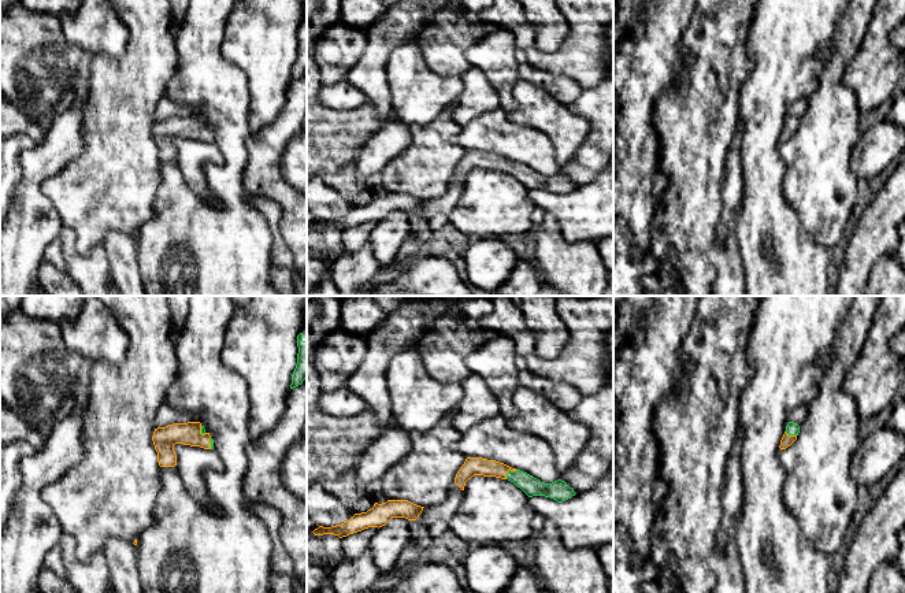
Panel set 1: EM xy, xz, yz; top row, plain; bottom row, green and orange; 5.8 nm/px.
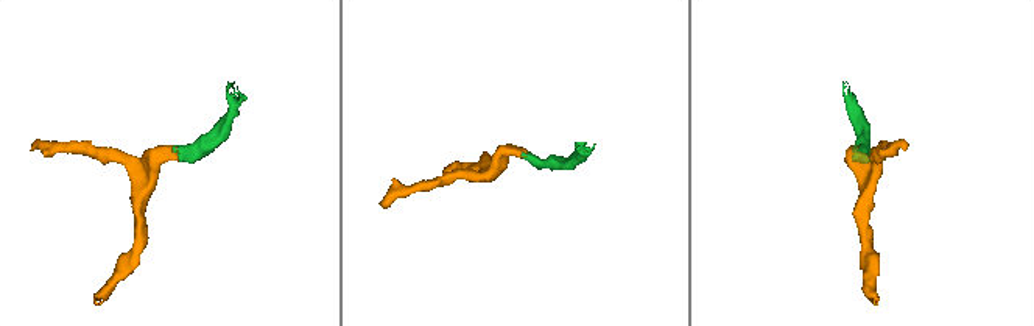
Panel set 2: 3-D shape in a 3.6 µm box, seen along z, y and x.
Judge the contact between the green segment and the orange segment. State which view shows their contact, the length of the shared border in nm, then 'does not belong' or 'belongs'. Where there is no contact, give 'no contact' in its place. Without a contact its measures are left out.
meets green in xz; contact 90 nm long; belongs

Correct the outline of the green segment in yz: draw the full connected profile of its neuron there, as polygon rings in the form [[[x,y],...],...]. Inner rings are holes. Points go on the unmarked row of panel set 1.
[[[789,115],[786,119],[786,125],[780,133],[779,138],[780,144],[790,140],[797,133],[798,126],[800,126],[800,119],[794,115]]]

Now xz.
[[[467,151],[456,167],[455,177],[464,184],[466,175],[474,168],[508,173],[520,181],[528,190],[545,189],[556,193],[557,196],[563,196],[576,188],[574,182],[561,173],[545,177],[527,166],[496,153],[482,151]]]

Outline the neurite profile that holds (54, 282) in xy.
[[[45,260],[38,266],[37,279],[47,296],[85,296],[67,273]]]

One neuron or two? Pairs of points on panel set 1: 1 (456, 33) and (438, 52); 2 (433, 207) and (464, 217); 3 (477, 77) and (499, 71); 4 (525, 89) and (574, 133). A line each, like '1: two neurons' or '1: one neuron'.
1: one neuron
2: two neurons
3: two neurons
4: one neuron

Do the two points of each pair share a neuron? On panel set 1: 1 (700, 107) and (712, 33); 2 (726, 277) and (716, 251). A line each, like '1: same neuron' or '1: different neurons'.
1: same neuron
2: same neuron

